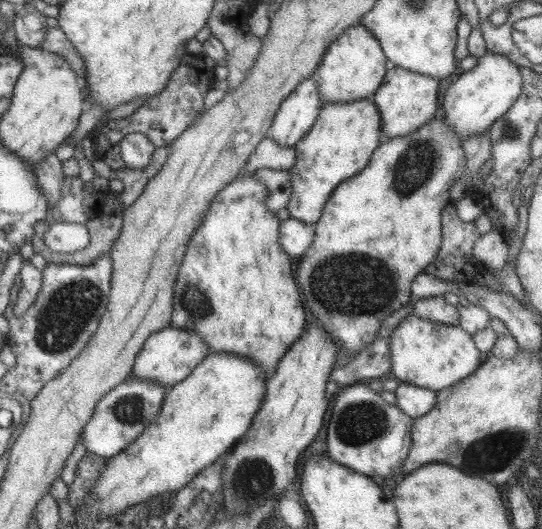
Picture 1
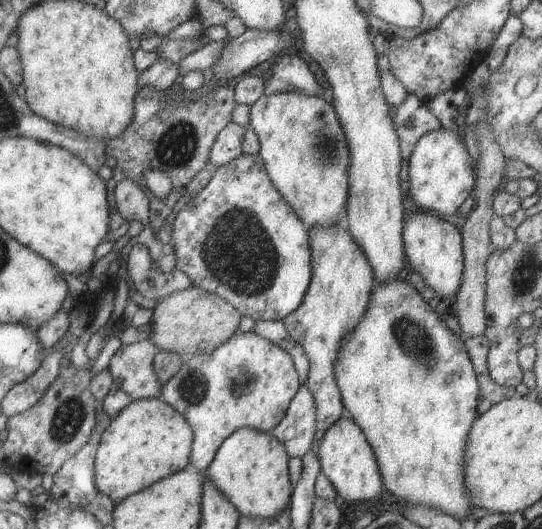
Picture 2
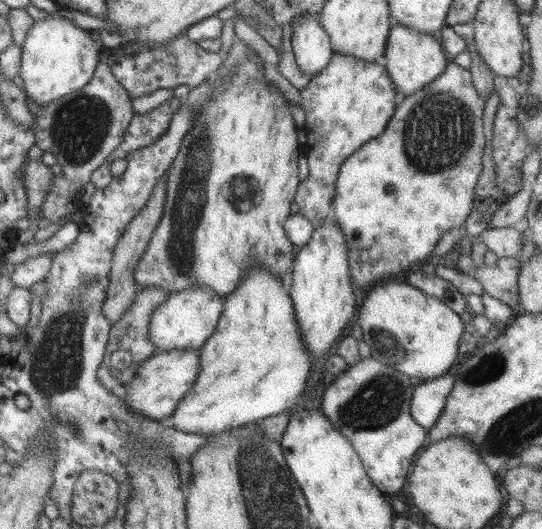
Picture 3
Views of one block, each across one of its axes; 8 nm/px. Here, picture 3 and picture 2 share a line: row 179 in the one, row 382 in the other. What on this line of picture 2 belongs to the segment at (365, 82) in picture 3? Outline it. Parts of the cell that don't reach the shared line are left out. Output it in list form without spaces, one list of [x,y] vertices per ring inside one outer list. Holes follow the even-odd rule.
[[[344,221],[329,226],[313,225],[307,234],[311,251],[311,280],[299,306],[282,318],[282,321],[287,334],[303,348],[308,360],[307,380],[300,386],[311,392],[315,404],[315,439],[320,440],[324,431],[333,422],[337,422],[343,412],[339,387],[333,372],[337,348],[365,314],[375,278],[365,254],[351,238]]]

